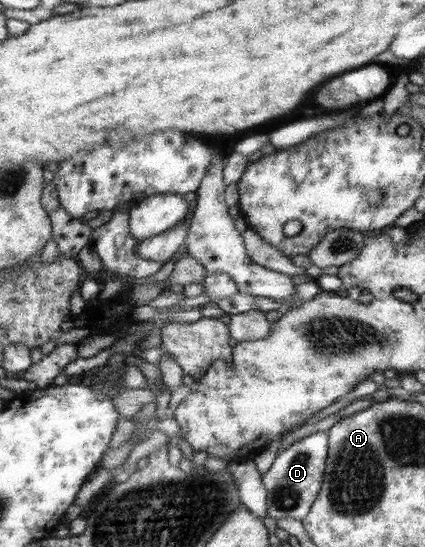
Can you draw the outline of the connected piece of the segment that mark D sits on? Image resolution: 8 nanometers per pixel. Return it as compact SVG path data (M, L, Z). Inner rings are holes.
M317 431L293 442L280 453L266 472L260 474L265 491L266 514L274 519L294 518L303 520L311 510L312 502L319 494L324 464L327 462L328 435Z

